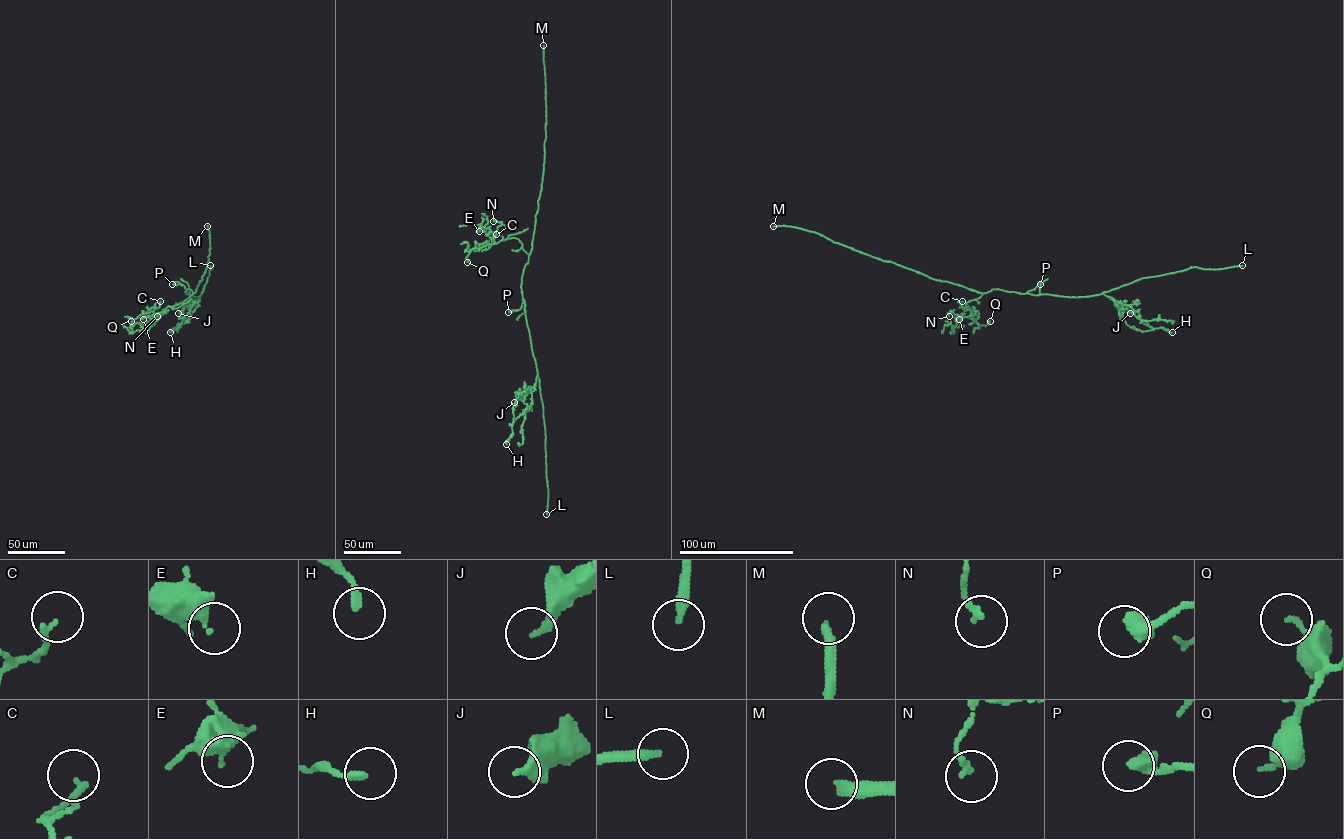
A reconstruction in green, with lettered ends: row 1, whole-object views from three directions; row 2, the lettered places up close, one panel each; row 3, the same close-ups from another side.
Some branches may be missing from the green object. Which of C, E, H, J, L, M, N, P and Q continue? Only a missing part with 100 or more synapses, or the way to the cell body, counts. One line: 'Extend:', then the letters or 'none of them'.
Extend: L, M

